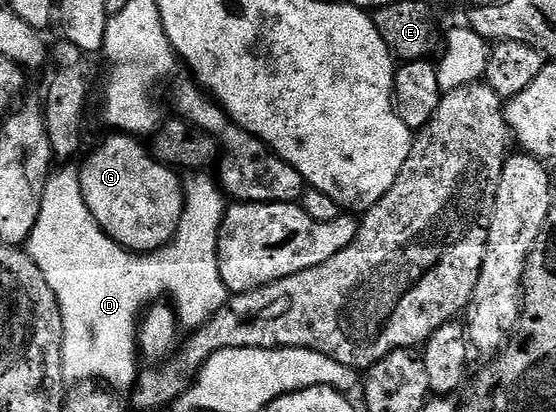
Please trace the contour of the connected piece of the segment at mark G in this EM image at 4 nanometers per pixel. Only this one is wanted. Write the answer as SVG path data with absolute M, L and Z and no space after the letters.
M120 131L114 132L93 154L86 165L80 166L81 194L99 227L117 245L122 245L130 253L144 255L172 242L185 210L185 186L178 170L153 160L148 148L140 145L138 138Z

